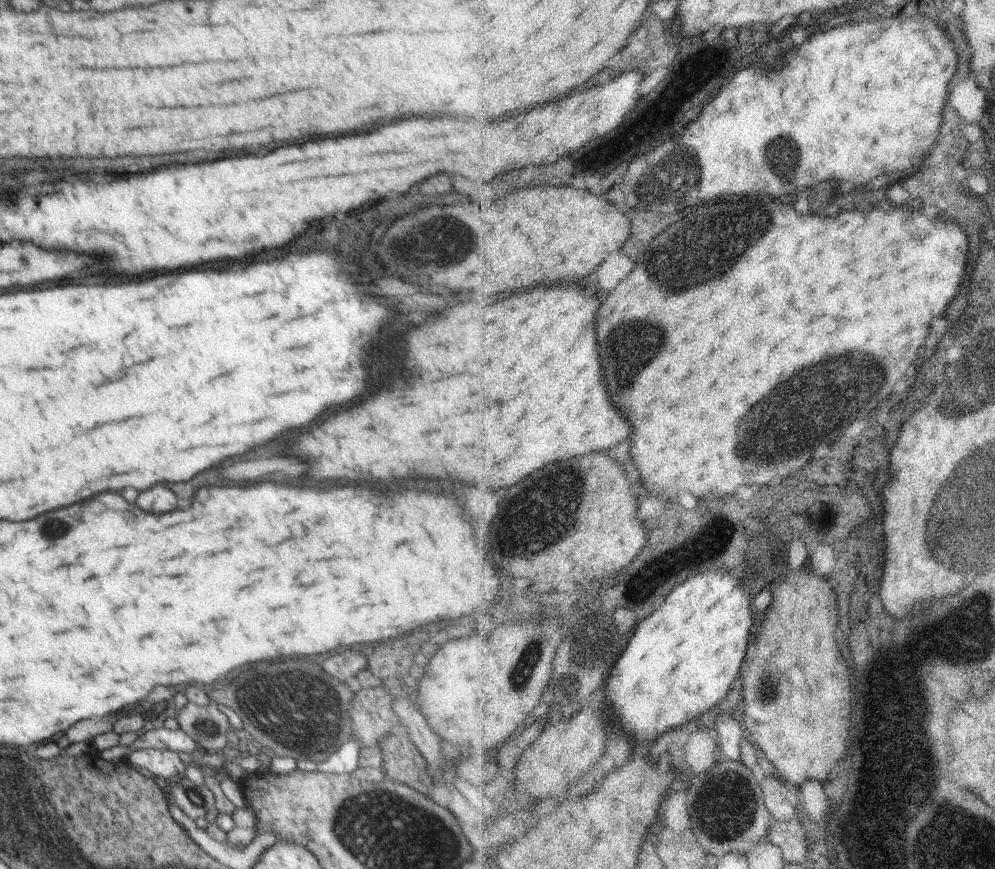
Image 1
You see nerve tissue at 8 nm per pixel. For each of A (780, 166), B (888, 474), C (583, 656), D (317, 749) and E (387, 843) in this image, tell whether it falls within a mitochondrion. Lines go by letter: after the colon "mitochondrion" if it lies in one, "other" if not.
A: mitochondrion
B: other
C: mitochondrion
D: mitochondrion
E: mitochondrion

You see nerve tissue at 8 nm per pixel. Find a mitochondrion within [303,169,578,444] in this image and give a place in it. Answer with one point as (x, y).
(434, 238)

